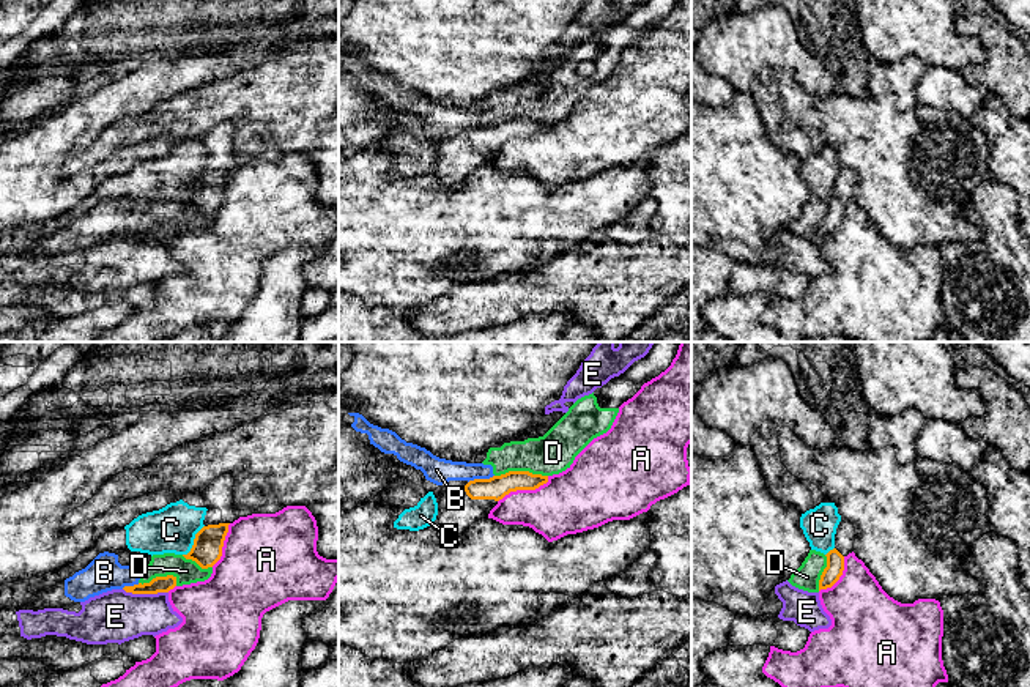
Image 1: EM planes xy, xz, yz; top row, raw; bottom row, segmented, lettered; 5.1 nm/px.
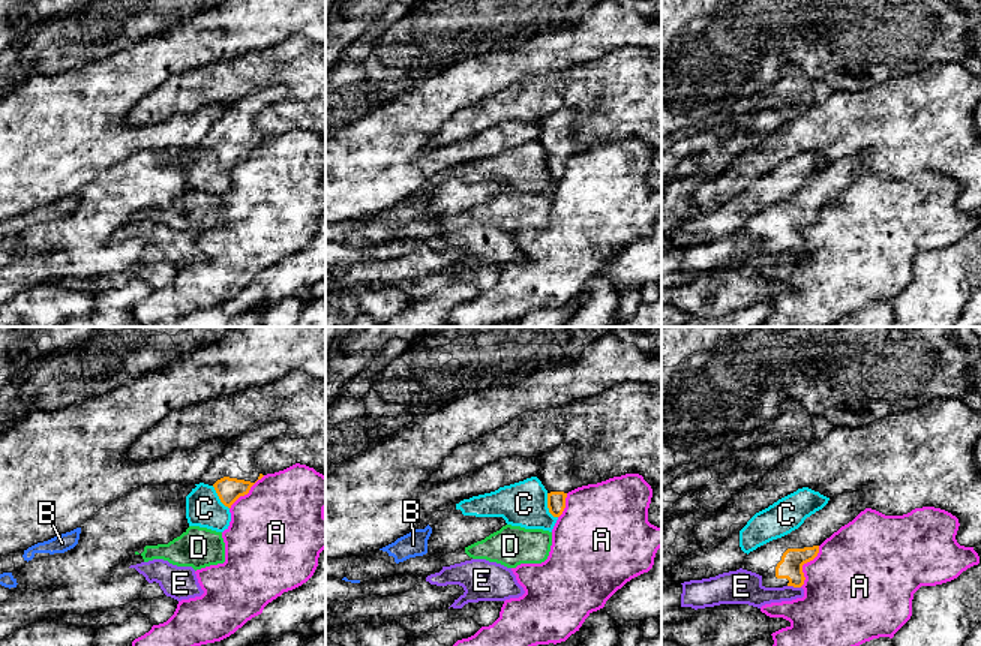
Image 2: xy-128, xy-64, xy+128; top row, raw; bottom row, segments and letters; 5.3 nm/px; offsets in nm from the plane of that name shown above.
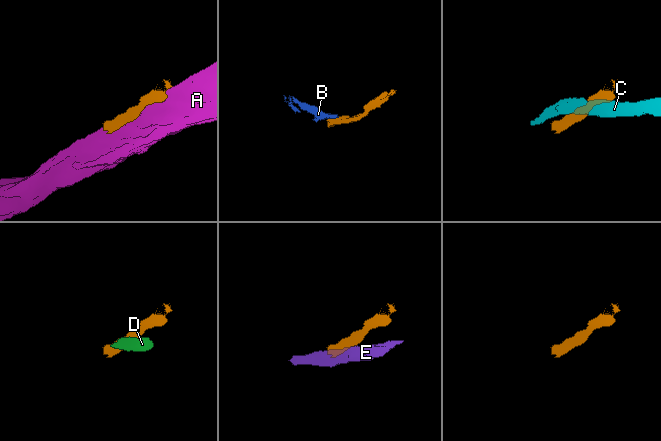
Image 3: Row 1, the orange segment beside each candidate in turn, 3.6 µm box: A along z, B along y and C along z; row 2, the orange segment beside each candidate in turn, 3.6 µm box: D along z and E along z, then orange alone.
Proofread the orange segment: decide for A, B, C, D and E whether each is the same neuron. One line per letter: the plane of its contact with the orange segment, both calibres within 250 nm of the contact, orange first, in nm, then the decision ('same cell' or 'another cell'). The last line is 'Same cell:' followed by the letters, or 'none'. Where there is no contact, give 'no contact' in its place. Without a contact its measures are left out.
A: xz | 120/320 nm | another cell
B: xz | 120/130 nm | another cell
C: xy | 160/240 nm | another cell
D: xz | 120/200 nm | another cell
E: xy | 80/280 nm | another cell
Same cell: none

